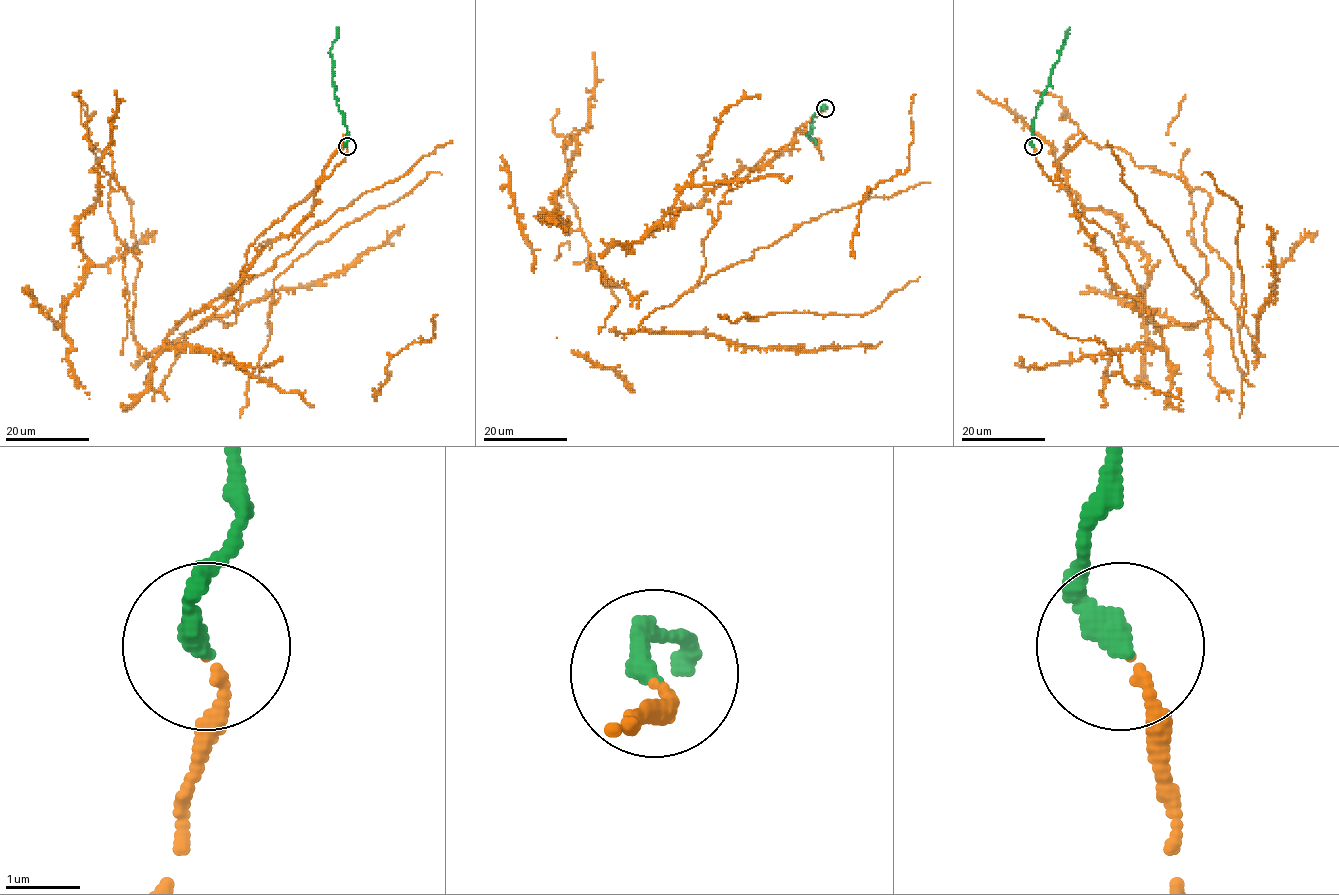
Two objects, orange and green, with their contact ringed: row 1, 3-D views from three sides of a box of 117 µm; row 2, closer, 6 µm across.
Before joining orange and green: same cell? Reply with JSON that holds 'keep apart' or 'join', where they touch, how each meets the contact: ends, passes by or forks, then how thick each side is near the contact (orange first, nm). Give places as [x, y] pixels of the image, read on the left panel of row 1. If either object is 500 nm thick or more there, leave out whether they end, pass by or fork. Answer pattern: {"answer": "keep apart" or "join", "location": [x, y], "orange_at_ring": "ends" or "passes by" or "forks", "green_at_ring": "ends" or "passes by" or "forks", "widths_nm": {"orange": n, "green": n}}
{"answer": "join", "location": [347, 146], "orange_at_ring": "ends", "green_at_ring": "ends", "widths_nm": {"orange": 120, "green": 320}}

